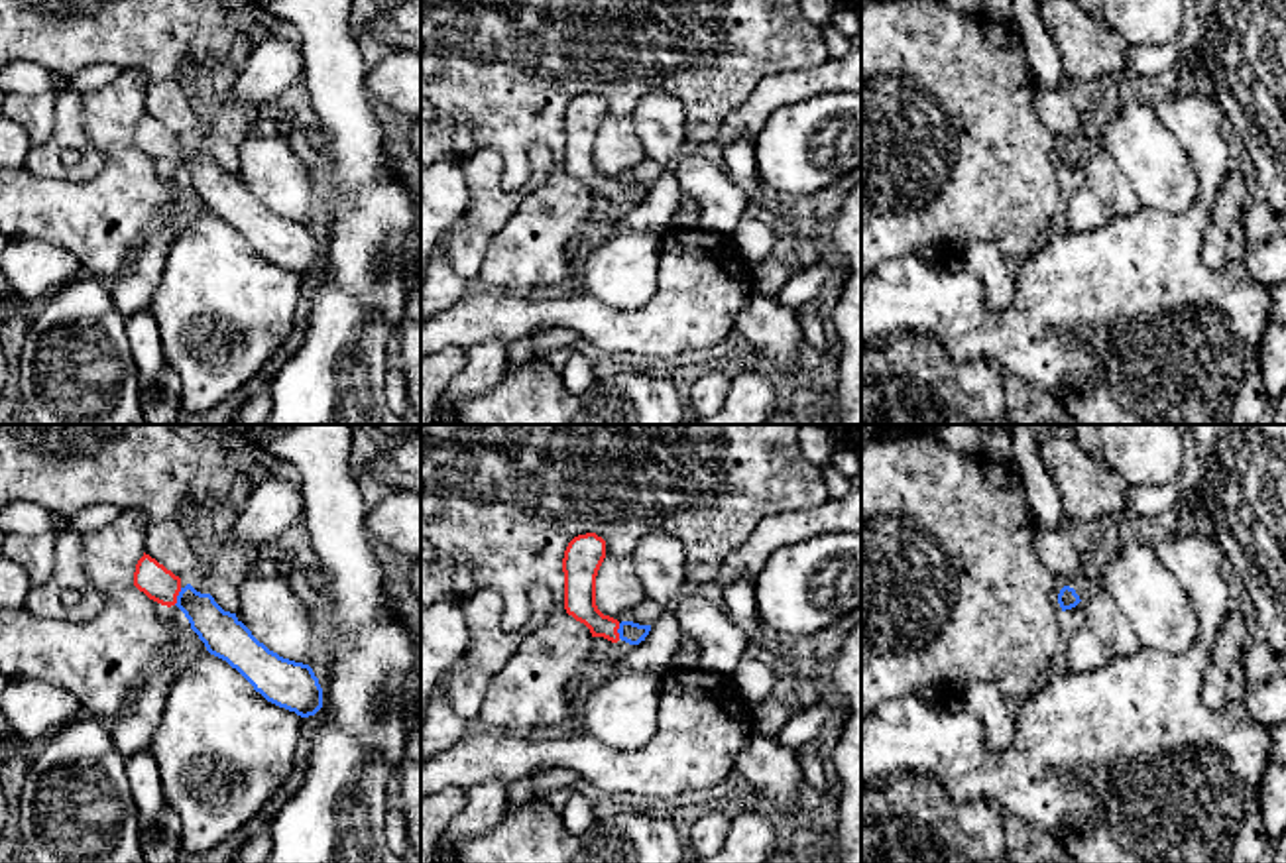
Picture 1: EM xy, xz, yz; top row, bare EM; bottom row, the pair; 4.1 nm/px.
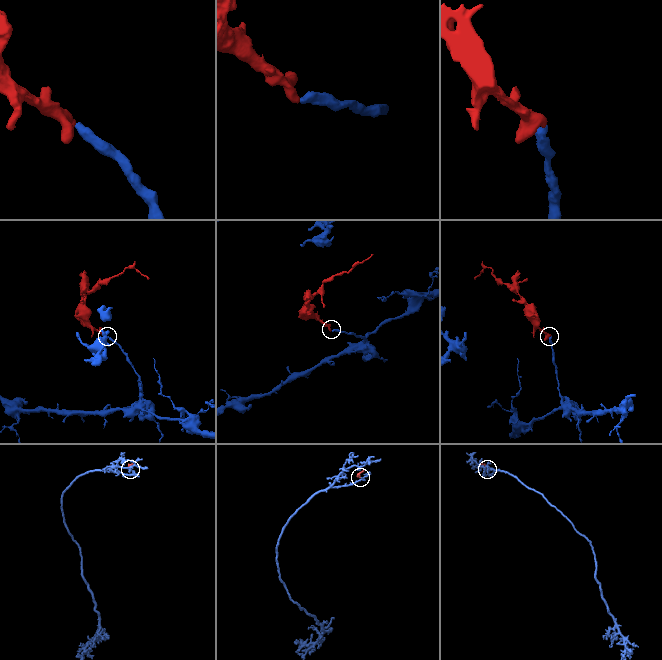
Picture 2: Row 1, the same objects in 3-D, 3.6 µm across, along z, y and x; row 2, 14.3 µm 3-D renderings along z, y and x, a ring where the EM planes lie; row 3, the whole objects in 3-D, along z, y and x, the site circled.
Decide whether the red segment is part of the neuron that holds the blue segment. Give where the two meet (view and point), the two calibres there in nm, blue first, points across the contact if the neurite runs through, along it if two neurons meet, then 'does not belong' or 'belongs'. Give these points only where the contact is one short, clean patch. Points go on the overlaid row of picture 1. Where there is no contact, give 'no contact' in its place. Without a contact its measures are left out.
meets blue in xy at (177, 596); 170 nm thick on the blue side, 140 nm on the other; runs through xy (221, 632), (187, 598), (177, 596), (160, 584); belongs

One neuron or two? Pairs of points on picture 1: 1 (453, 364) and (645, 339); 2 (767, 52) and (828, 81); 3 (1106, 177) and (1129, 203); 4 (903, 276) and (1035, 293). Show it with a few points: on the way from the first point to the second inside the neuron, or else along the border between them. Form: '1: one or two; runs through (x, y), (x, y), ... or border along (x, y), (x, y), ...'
1: two; border along (467, 348), (445, 346), (441, 350)
2: two; border along (828, 57), (813, 67), (775, 71), (758, 85)
3: one; runs through (1110, 183), (1123, 197)
4: one; runs through (936, 299), (962, 319), (1001, 319)

